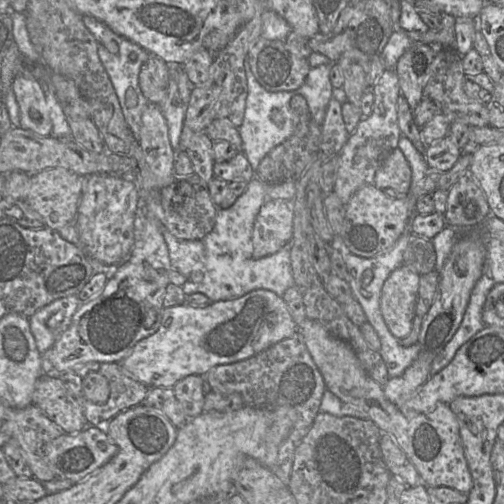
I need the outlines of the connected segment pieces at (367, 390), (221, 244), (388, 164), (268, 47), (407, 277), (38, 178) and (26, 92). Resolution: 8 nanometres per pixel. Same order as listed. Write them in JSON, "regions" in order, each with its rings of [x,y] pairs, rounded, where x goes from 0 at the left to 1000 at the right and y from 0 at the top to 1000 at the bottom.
{"regions":[[[[611,629],[589,647],[589,659],[601,669],[621,716],[639,742],[647,772],[679,796],[710,808],[728,821],[728,831],[740,835],[760,859],[772,859],[823,925],[837,958],[845,964],[891,966],[921,980],[931,978],[938,966],[938,950],[921,901],[911,841],[891,802],[869,802],[843,817],[796,815],[786,802],[764,788],[760,766],[726,740],[706,700],[688,679],[665,669],[637,643]]],[[[506,351],[492,361],[484,383],[458,411],[435,411],[423,454],[399,476],[357,476],[321,452],[341,534],[369,550],[383,538],[399,538],[405,544],[399,560],[371,556],[359,567],[369,585],[399,581],[421,597],[440,597],[482,587],[502,575],[526,573],[560,589],[569,573],[585,567],[573,488],[534,508],[502,512],[504,440],[532,395],[526,363]]],[[[786,294],[750,333],[740,367],[752,375],[778,375],[794,385],[810,385],[815,373],[817,339],[800,302]]],[[[520,73],[494,97],[488,119],[516,169],[538,183],[587,181],[619,135],[609,115],[573,101],[563,79]]],[[[796,528],[772,546],[758,569],[756,623],[772,657],[788,673],[804,671],[817,655],[833,548]]],[[[101,333],[60,349],[60,365],[48,399],[83,435],[89,450],[117,456],[145,442],[163,393],[169,353],[129,333]]],[[[32,151],[22,179],[38,210],[40,254],[63,260],[77,270],[101,270],[103,240],[97,212],[77,163],[48,151]]]]}

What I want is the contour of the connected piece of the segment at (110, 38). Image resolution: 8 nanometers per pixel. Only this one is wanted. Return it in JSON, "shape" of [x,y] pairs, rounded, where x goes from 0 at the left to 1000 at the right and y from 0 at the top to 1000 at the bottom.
{"shape":[[[163,30],[163,42],[198,85],[194,95],[198,119],[236,194],[250,242],[274,280],[282,222],[290,208],[298,204],[280,183],[274,149],[280,131],[304,109],[262,81],[228,65],[210,48],[183,32]]]}

